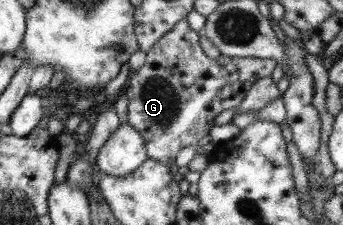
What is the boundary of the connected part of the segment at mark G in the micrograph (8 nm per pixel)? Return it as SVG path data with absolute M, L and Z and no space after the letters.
M185 19L175 22L169 32L151 45L144 57L143 64L137 70L129 70L127 77L127 88L124 89L128 100L126 123L143 139L147 158L164 165L167 161L174 162L175 154L184 146L195 146L199 139L208 134L215 116L222 110L237 107L251 85L258 78L270 76L276 64L271 59L237 58L221 54L217 59L209 59L199 47L198 34Z

